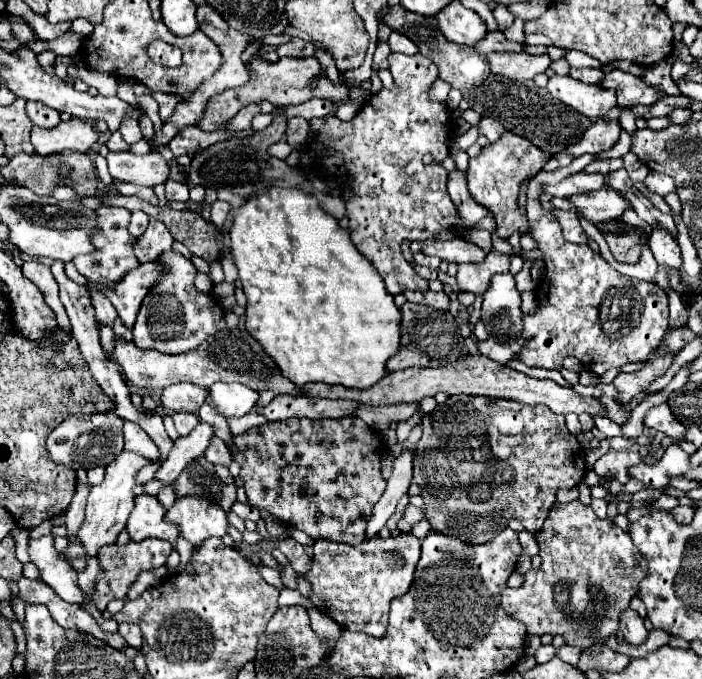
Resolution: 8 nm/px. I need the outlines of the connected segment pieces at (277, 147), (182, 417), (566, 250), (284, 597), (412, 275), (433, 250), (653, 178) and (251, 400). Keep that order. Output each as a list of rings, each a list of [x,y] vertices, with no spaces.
[[[285,140],[279,141],[271,145],[268,149],[268,152],[271,156],[281,160],[285,160],[292,151],[293,151],[293,148],[289,146],[289,144],[285,142]]]
[[[175,412],[171,418],[175,422],[179,436],[187,436],[199,424],[199,416],[193,412]]]
[[[591,154],[575,158],[567,168],[553,172],[541,170],[527,186],[527,218],[531,236],[539,242],[543,252],[545,276],[537,286],[539,310],[533,316],[523,316],[523,336],[527,338],[525,348],[517,360],[527,366],[561,370],[563,358],[575,356],[585,370],[593,374],[605,374],[613,366],[629,362],[643,362],[659,346],[669,328],[669,300],[667,294],[653,282],[635,280],[613,270],[599,254],[587,244],[571,244],[563,238],[557,218],[543,210],[539,196],[543,184],[555,184],[575,172],[581,172],[589,162]]]
[[[283,588],[283,594],[279,596],[279,606],[295,606],[295,604],[301,604],[307,610],[313,608],[310,600],[307,600],[301,592],[297,590],[289,590],[289,588]]]
[[[399,52],[389,54],[389,64],[395,84],[373,94],[355,118],[349,122],[337,116],[309,120],[313,130],[309,152],[315,152],[323,172],[335,174],[337,168],[345,170],[345,188],[353,192],[353,198],[345,200],[347,212],[339,224],[351,228],[353,244],[373,262],[387,284],[387,292],[395,296],[405,290],[429,290],[429,282],[417,276],[413,266],[403,258],[403,240],[429,240],[437,232],[455,228],[459,236],[477,228],[493,232],[495,218],[485,216],[475,228],[467,228],[447,194],[447,170],[441,164],[423,164],[427,152],[437,156],[437,160],[449,156],[447,146],[453,124],[447,106],[429,100],[429,86],[439,76],[437,66],[427,56],[405,56]]]
[[[453,238],[449,242],[435,240],[433,244],[423,248],[423,254],[439,256],[441,260],[455,262],[455,264],[461,264],[461,262],[481,262],[485,258],[485,252],[477,244],[467,242],[463,238]]]
[[[649,172],[649,176],[645,178],[645,186],[659,196],[667,196],[669,192],[675,192],[673,178],[667,174],[659,174],[659,172]]]
[[[223,382],[211,386],[211,400],[215,402],[215,410],[225,418],[247,414],[257,404],[257,398],[259,396],[253,396],[253,390],[249,386]]]

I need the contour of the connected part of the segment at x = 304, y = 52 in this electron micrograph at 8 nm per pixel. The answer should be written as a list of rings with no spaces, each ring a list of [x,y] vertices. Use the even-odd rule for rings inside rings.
[[[293,38],[291,42],[277,46],[277,54],[279,54],[279,56],[307,58],[307,56],[313,56],[313,54],[315,54],[315,48],[313,48],[311,42],[305,42],[305,40],[301,40],[301,38]]]

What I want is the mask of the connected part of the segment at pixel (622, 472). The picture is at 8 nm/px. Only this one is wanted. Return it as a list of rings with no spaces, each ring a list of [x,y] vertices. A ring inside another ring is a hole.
[[[609,450],[605,456],[601,456],[595,464],[593,464],[593,470],[597,476],[605,476],[607,472],[613,472],[615,474],[615,480],[619,480],[621,484],[625,484],[629,478],[627,478],[627,468],[629,466],[635,466],[641,462],[641,456],[639,452],[631,452],[631,450],[625,450],[625,452],[617,452],[617,450]]]

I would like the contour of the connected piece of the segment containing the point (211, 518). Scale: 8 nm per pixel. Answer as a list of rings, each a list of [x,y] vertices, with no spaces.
[[[181,496],[167,510],[167,522],[179,526],[181,536],[187,538],[193,546],[199,546],[203,540],[211,536],[227,534],[227,514],[211,500],[203,500],[203,496]]]

